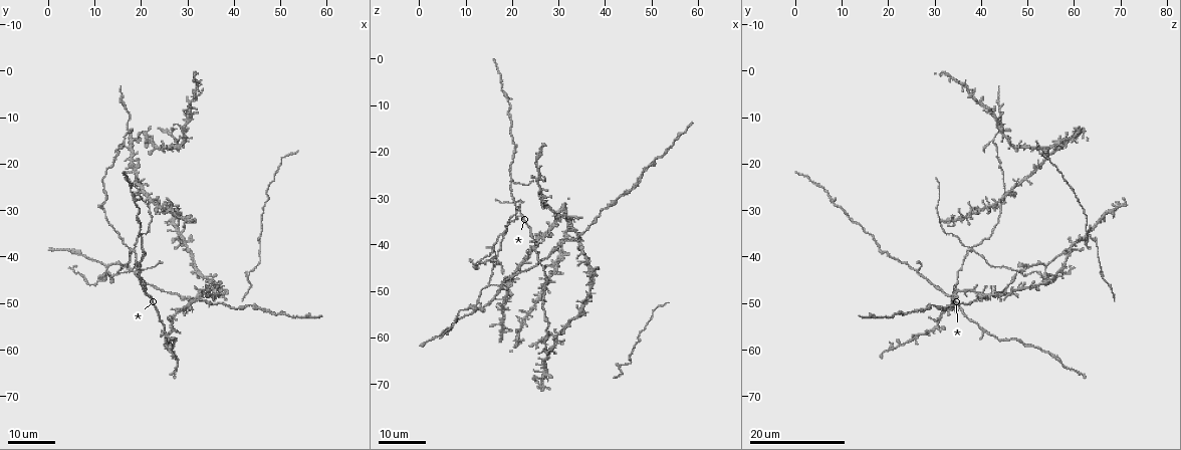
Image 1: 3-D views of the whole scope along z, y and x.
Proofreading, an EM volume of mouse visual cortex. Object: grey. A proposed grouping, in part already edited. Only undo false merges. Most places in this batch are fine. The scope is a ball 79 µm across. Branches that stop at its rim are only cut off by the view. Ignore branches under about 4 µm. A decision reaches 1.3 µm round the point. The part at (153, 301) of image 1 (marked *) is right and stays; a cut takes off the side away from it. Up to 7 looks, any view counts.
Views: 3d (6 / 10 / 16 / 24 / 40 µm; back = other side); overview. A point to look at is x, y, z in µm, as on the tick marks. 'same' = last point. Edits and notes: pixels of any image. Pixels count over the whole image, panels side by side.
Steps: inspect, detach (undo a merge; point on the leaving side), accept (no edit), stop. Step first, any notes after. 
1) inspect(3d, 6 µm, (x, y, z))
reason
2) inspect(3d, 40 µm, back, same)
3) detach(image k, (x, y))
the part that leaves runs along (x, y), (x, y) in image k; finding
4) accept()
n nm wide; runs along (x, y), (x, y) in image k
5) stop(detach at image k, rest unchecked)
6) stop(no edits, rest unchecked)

inspect(3d, 24 µm, (20.0, 43.5, 26.5))
three arms meet

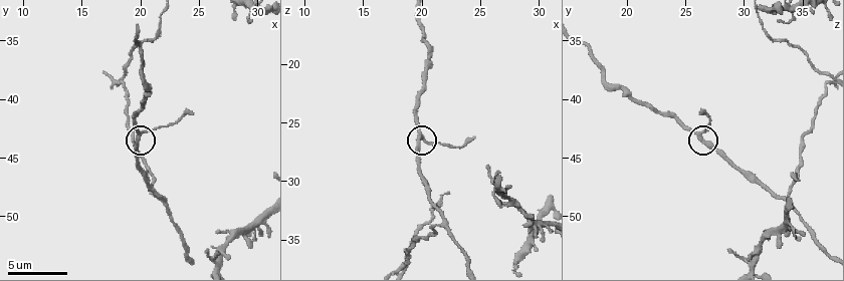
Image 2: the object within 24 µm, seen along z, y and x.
inspect(3d, 6 µm, (20.2, 42.8, 26.0))

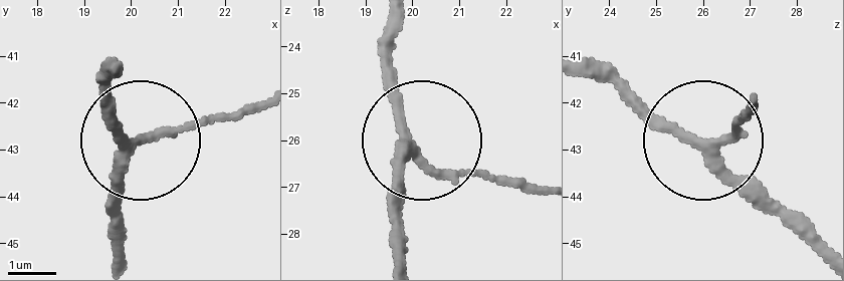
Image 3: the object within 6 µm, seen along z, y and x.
accept()
3 arms; runs along (816, 252), (716, 148), (757, 107) in image 3; all the same cell

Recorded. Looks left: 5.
inspect(3d, 16 µm, (18.0, 38.5, 38.0))
looks like a crossing

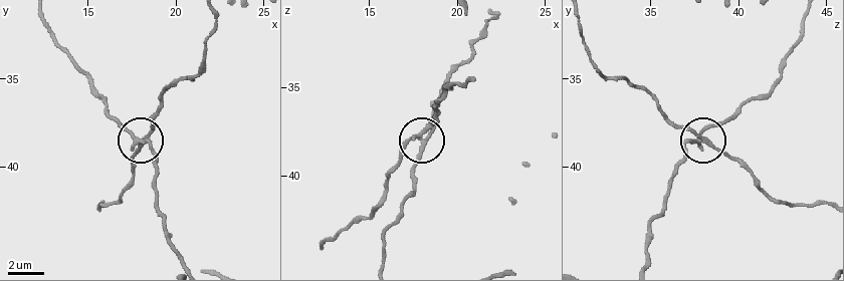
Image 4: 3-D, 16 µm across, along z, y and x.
inspect(3d, 10 µm, (17.7, 38.5, 37.8))
closer look

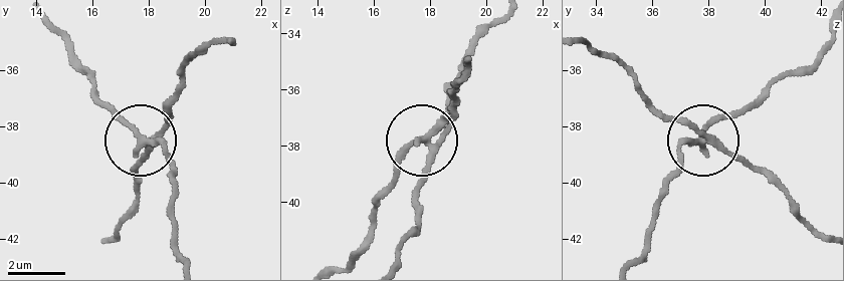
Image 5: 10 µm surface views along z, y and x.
detach(image 5, (422, 181))
the part that leaves runs along (428, 145), (420, 222), (399, 258) in image 5; a second cell is stuck on

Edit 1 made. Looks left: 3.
inspect(overview)
redraw

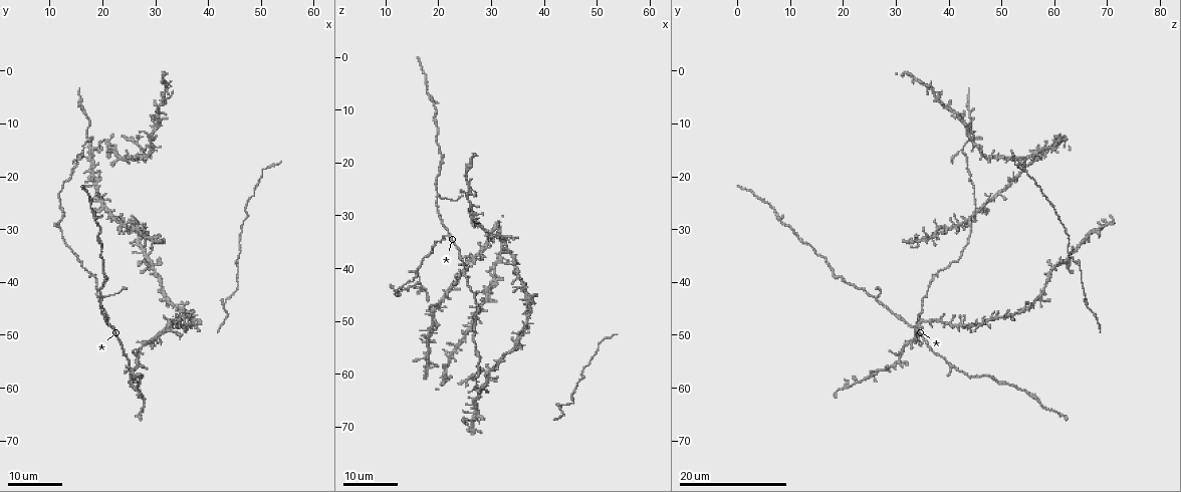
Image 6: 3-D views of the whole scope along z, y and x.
inspect(3d, 24 µm, (17.0, 13.0, 44.0))
three-way junction

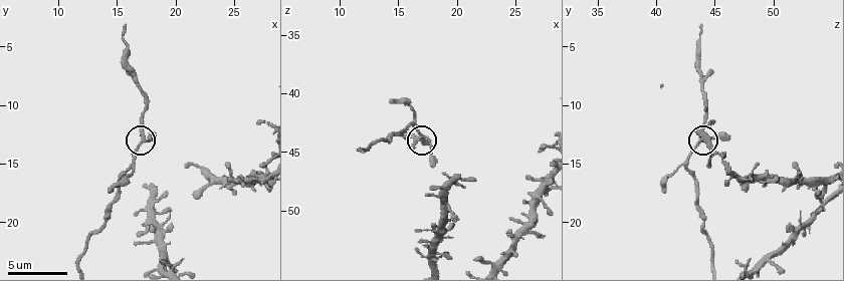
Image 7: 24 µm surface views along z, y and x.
inspect(3d, 10 µm, (17.4, 12.8, 43.8))

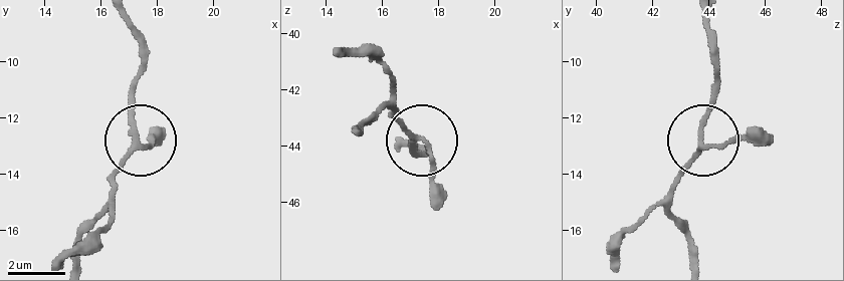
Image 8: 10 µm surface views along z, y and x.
accept()
150 nm wide; runs along (75, 259), (78, 237), (138, 144), (134, 93), (141, 45) in image 8; one cell here

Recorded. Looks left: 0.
stop(detach at image 5, rest unchecked)

